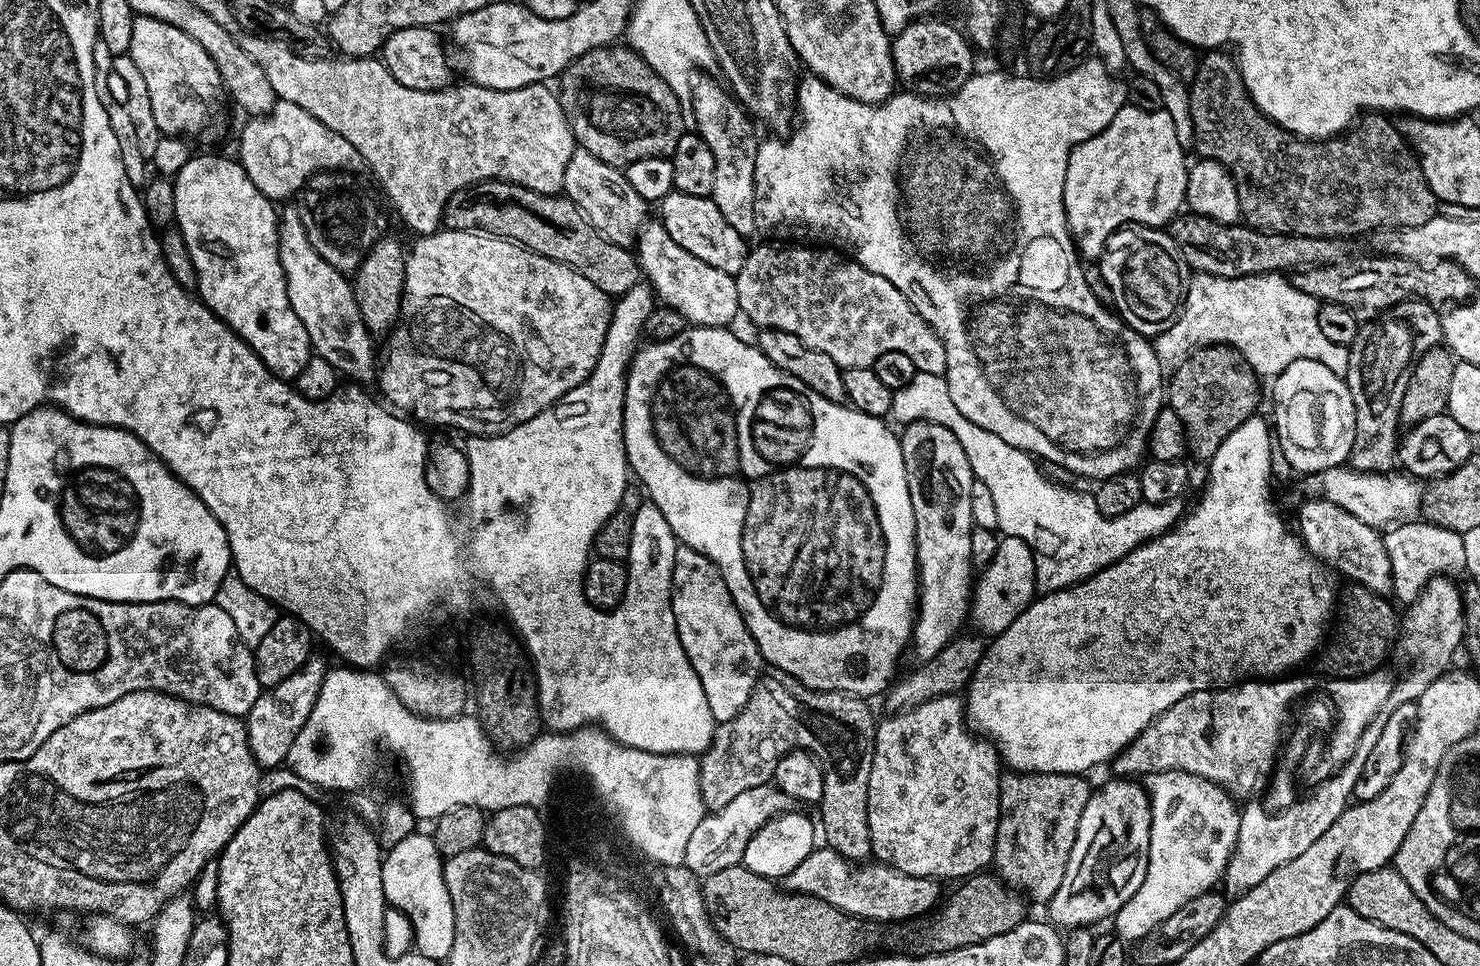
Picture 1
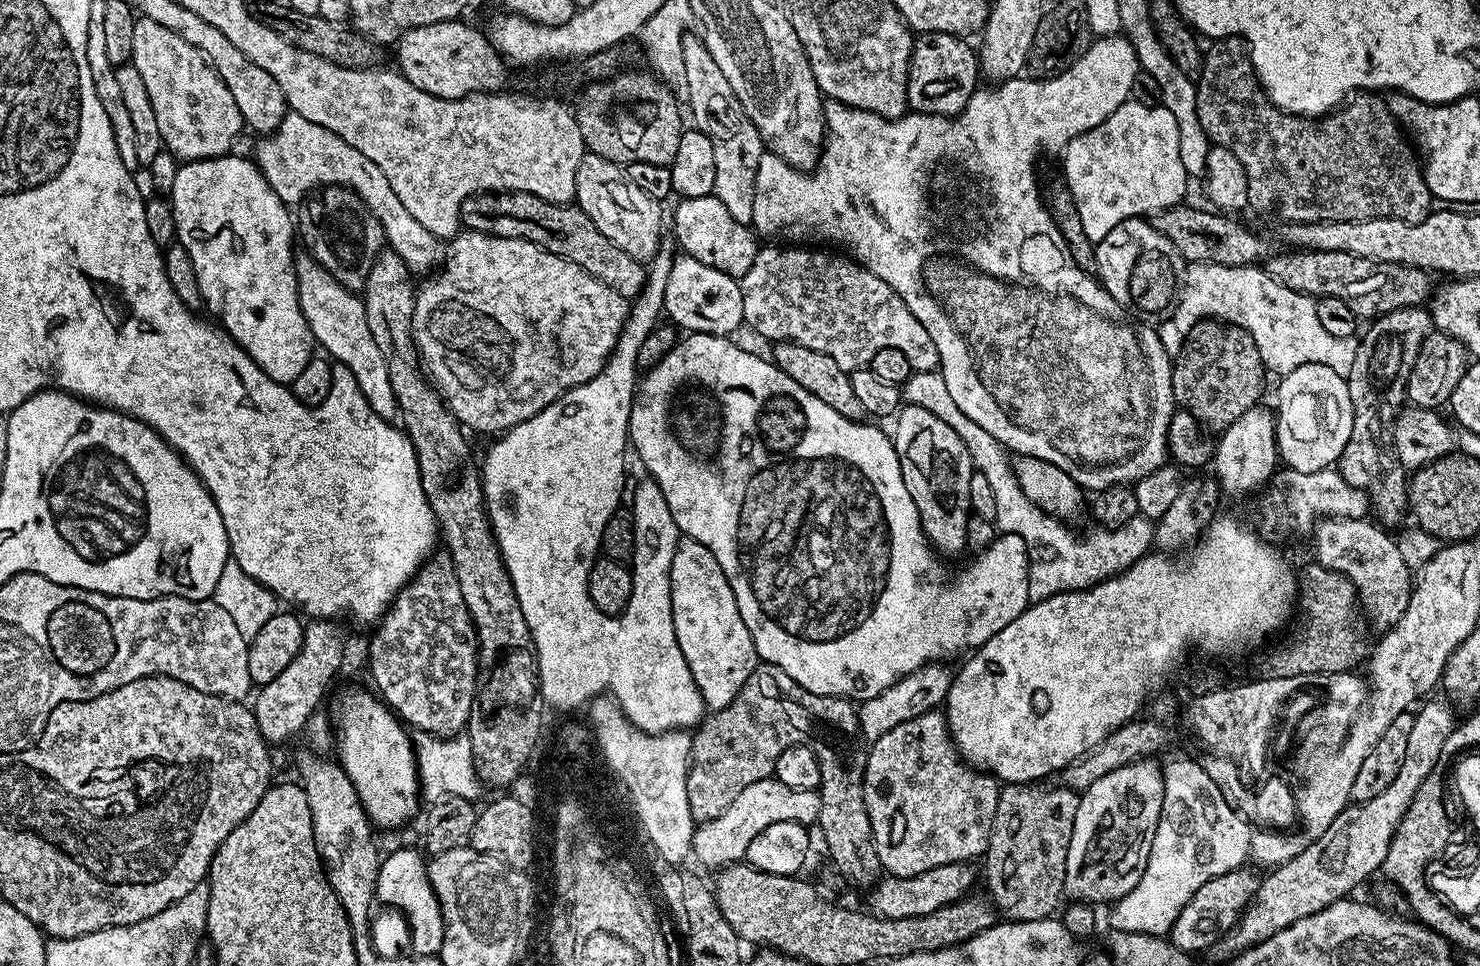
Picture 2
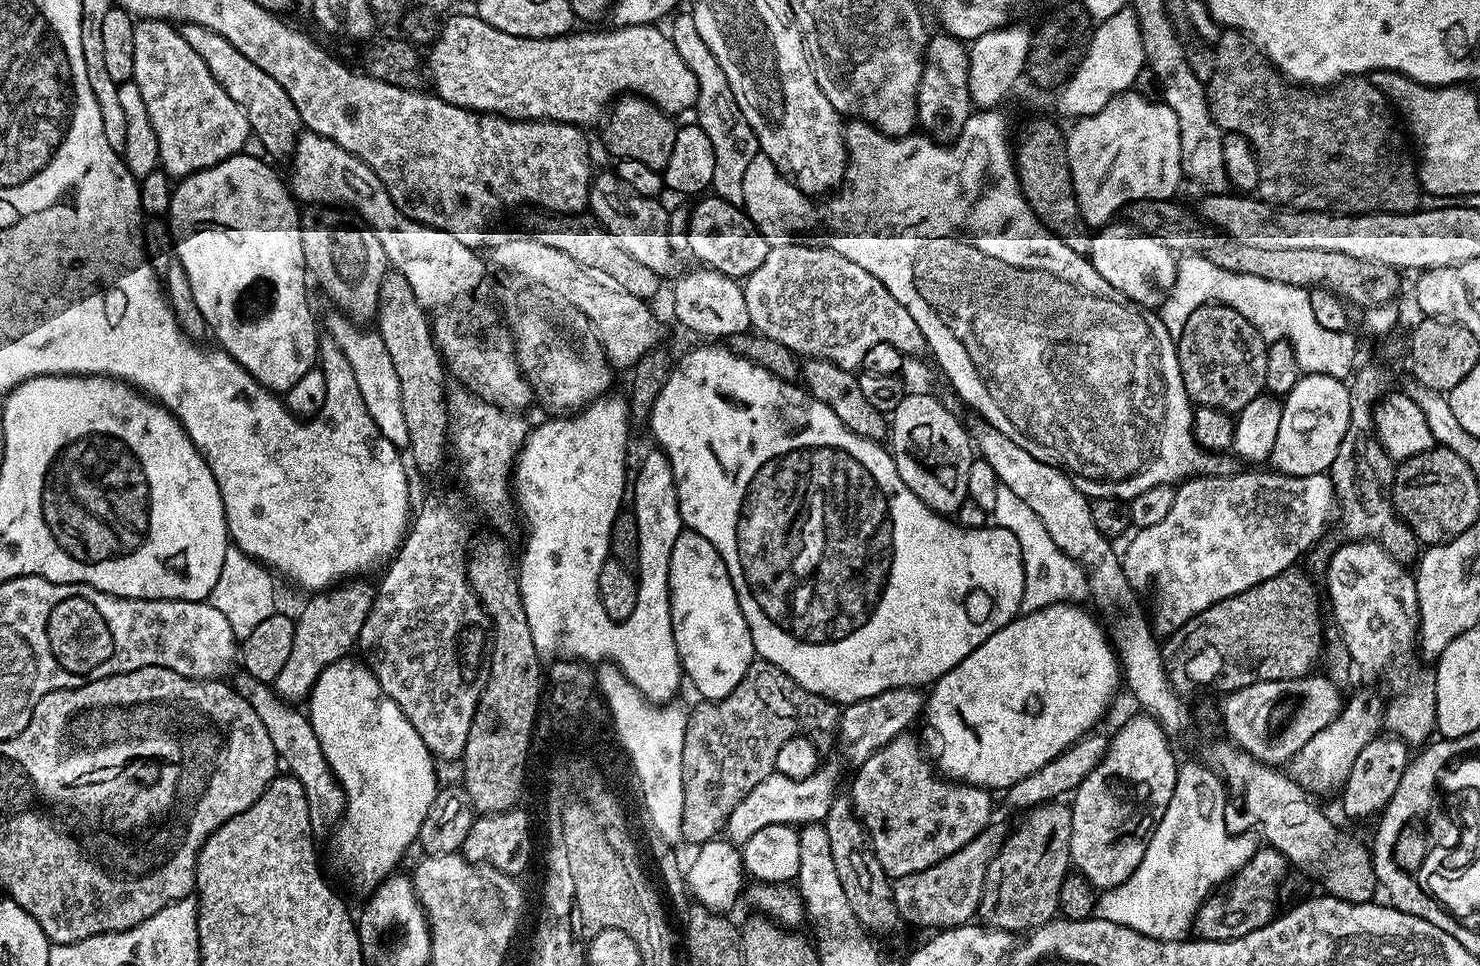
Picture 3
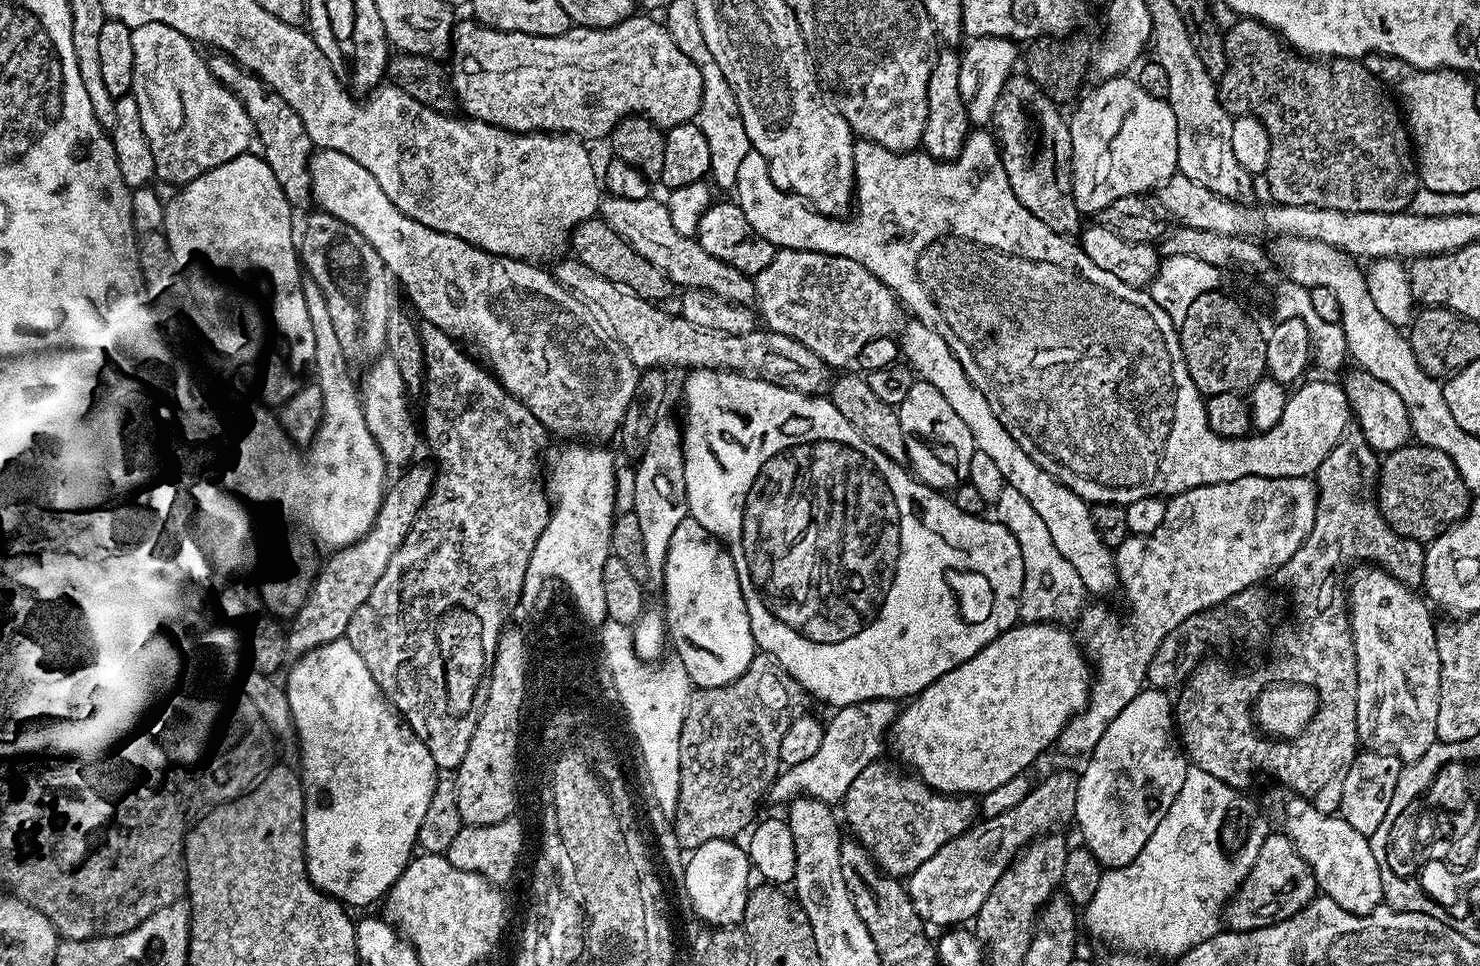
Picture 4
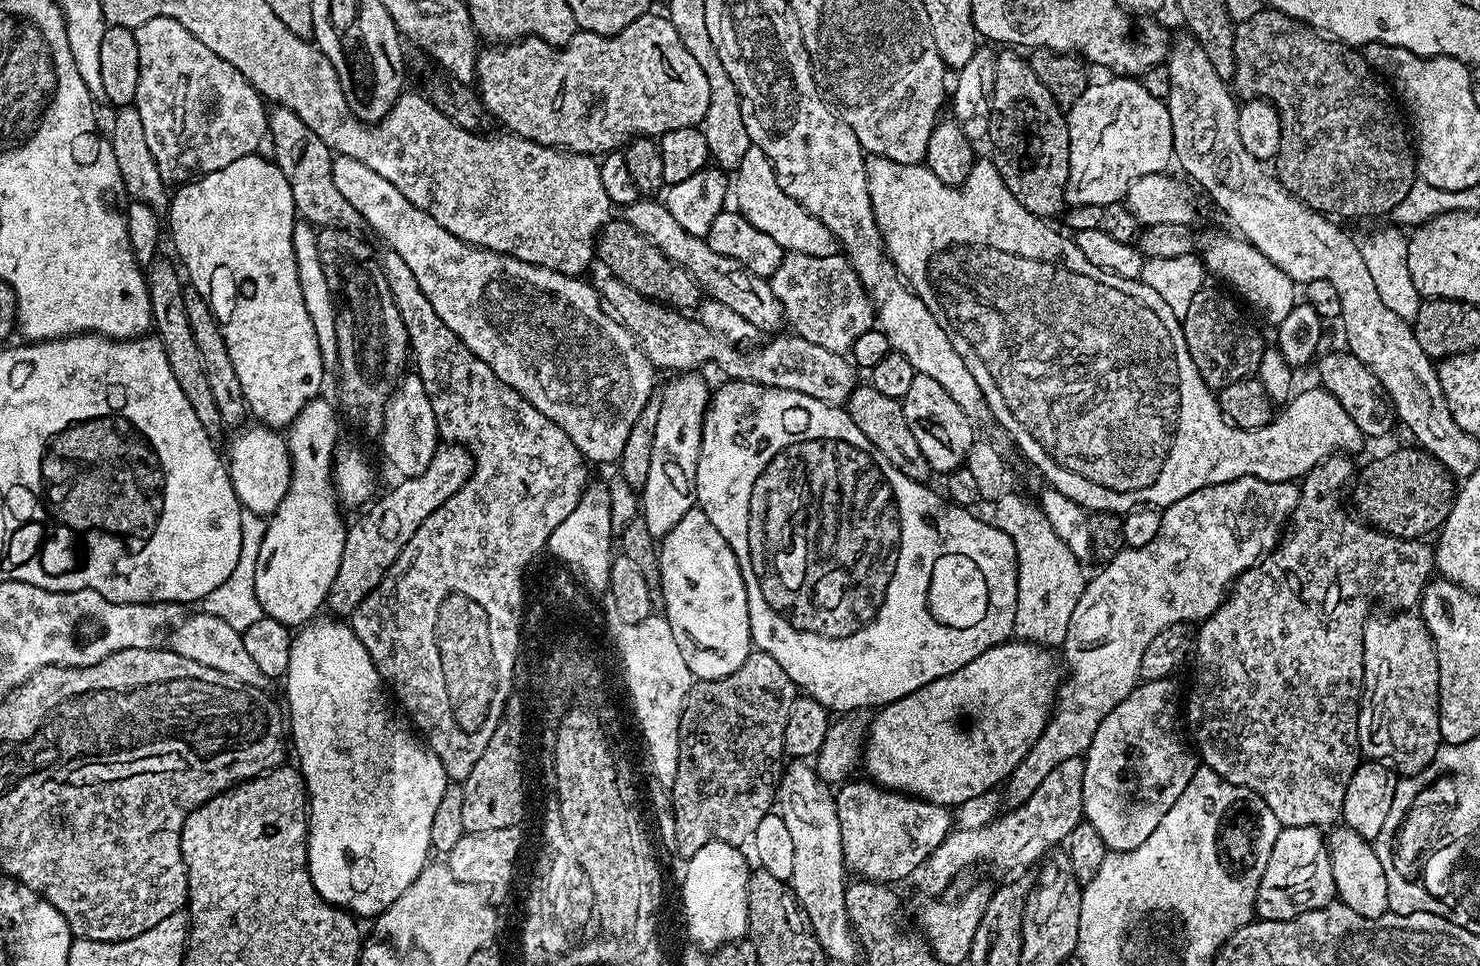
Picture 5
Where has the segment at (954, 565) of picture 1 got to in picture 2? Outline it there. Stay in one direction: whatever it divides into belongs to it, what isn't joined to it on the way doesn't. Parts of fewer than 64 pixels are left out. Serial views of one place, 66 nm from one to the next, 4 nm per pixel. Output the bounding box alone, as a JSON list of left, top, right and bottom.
[894,404,974,556]

